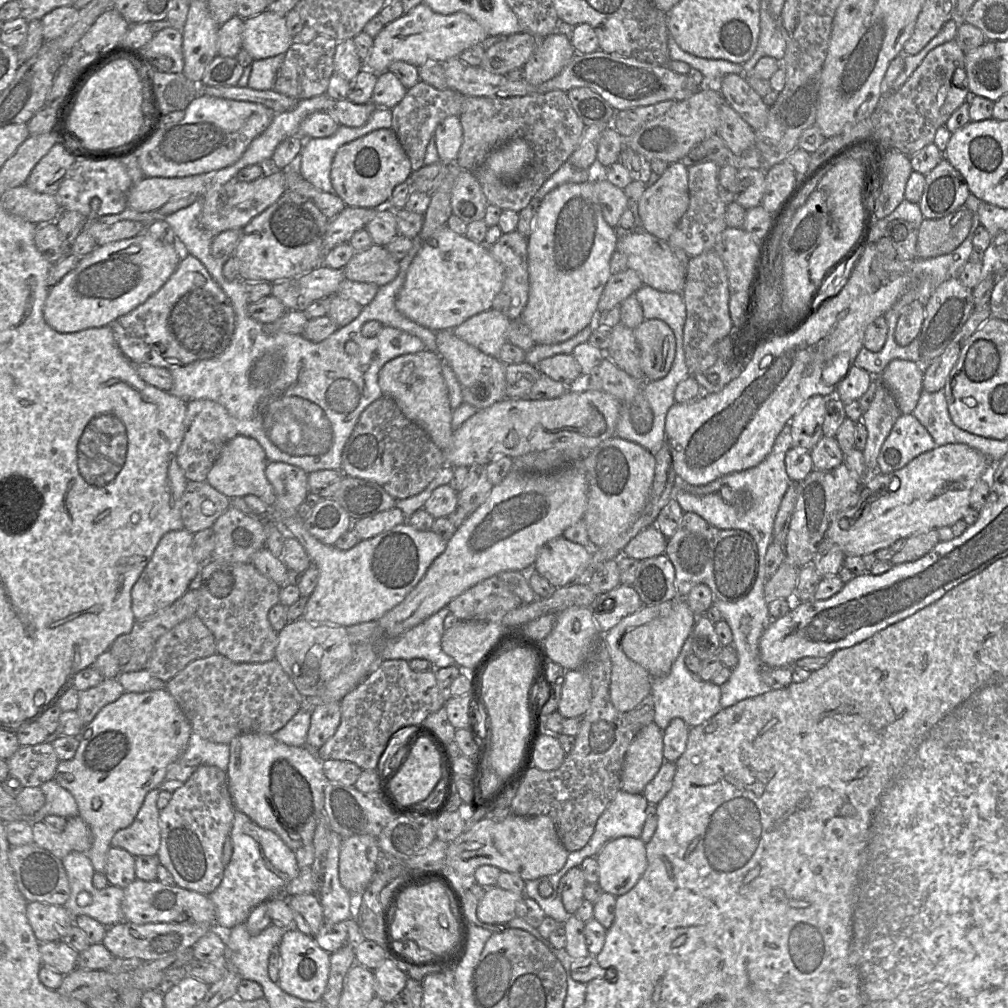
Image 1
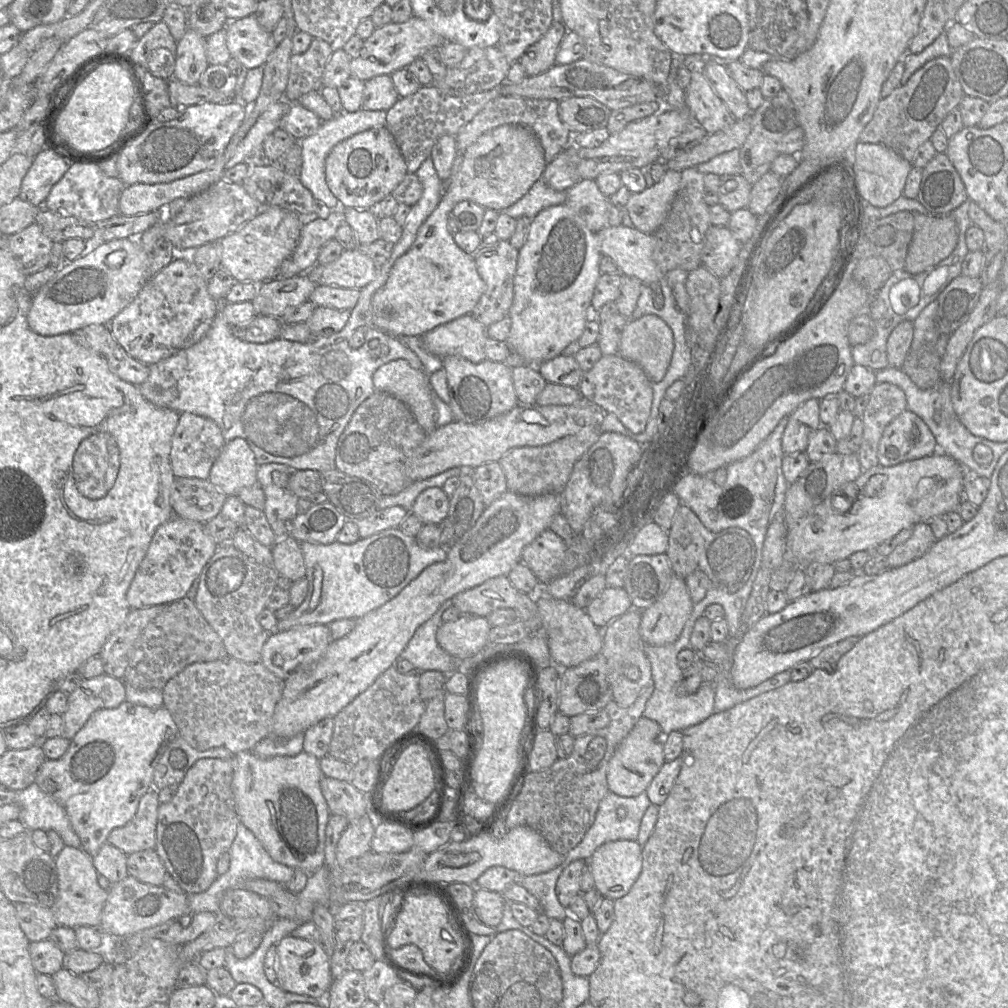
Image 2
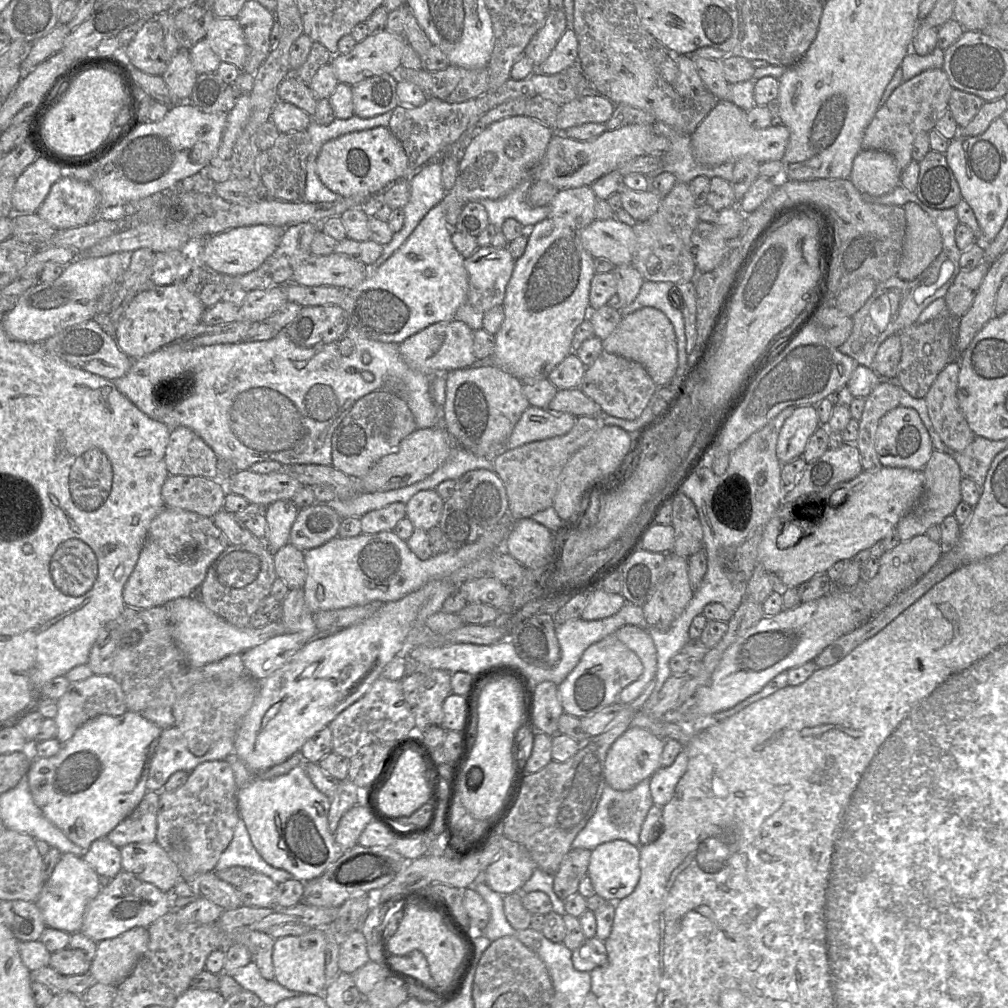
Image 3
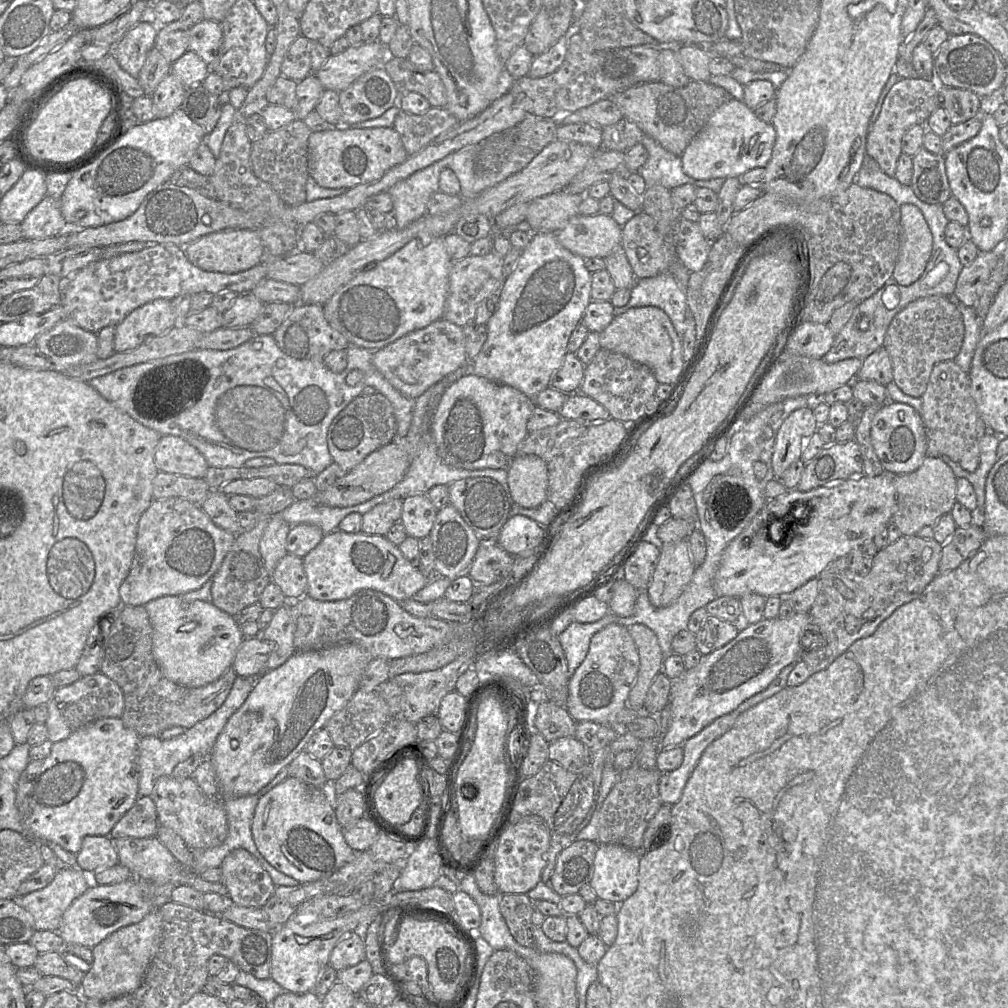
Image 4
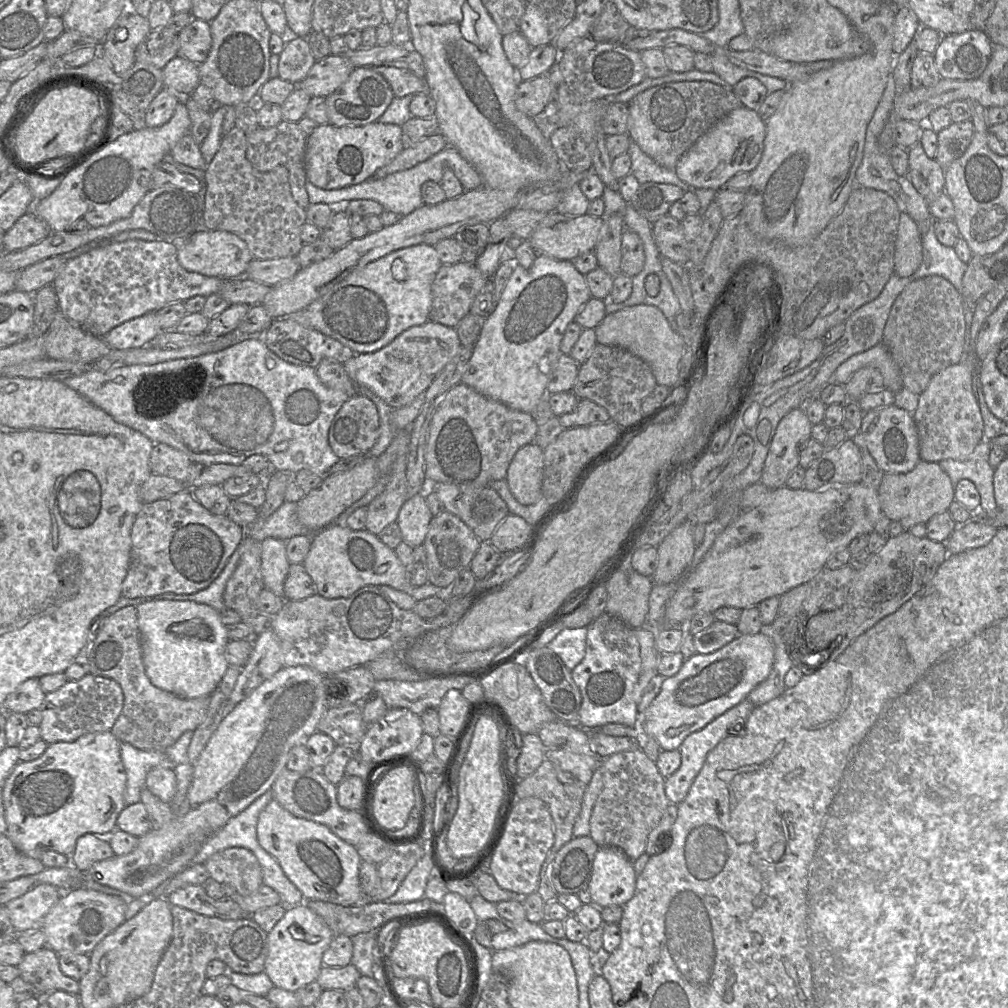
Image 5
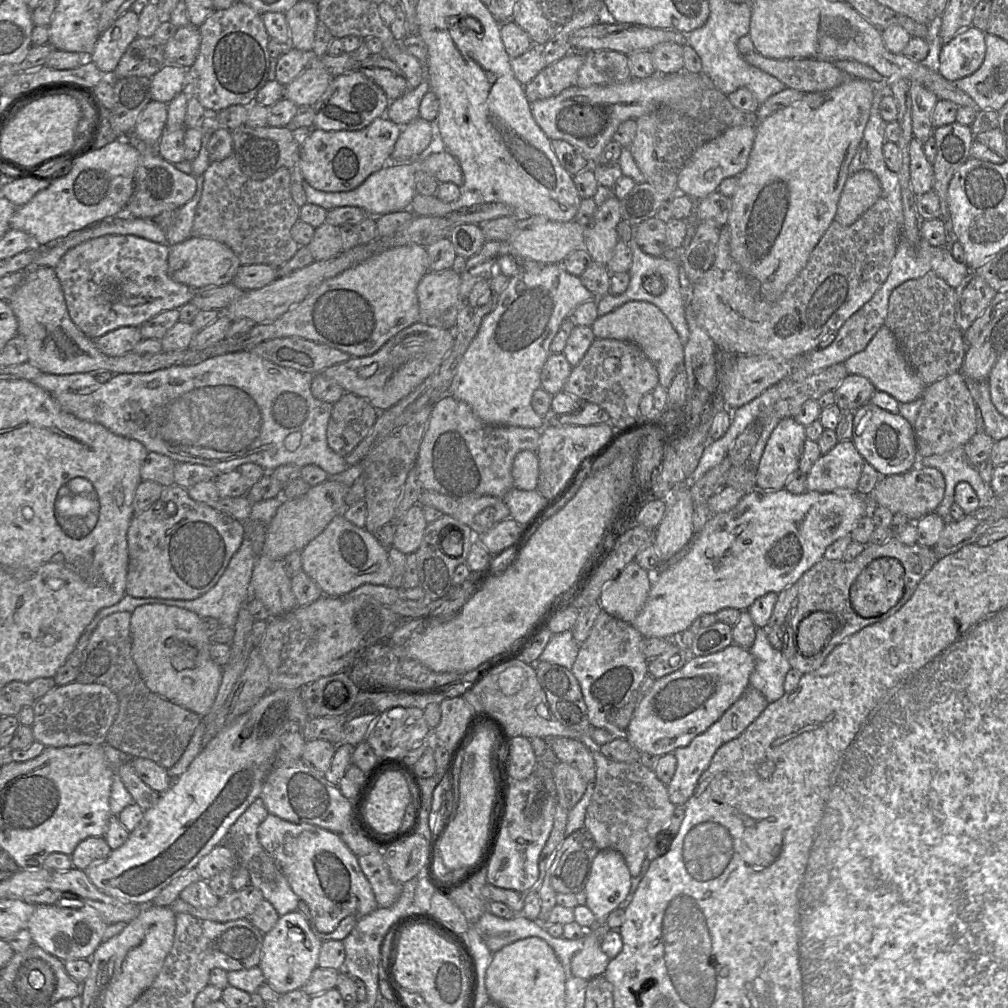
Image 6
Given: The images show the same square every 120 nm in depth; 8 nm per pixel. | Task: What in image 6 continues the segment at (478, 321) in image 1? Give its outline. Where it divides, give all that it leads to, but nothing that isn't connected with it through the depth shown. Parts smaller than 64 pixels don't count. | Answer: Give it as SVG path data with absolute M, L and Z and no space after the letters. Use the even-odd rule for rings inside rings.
M416 322L390 338L374 354L351 356L346 362L328 367L321 374L334 380L346 393L363 397L378 411L383 411L408 396L428 376L437 372L453 341L452 330Z

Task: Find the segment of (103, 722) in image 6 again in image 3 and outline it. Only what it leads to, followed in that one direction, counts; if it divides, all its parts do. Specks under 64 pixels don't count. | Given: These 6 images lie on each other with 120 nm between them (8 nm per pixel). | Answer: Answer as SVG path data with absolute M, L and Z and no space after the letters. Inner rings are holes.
M93 674L91 677L70 682L66 692L57 700L58 712L54 718L57 726L56 739L67 742L76 730L99 715L120 716L127 711L125 695L120 684L112 677Z

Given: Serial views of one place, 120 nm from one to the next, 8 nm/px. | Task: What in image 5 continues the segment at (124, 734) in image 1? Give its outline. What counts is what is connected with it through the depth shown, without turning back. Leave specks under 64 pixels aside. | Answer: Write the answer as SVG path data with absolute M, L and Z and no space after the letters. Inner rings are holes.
M111 731L89 733L74 742L49 744L37 759L19 762L3 787L2 800L7 823L6 835L23 854L40 859L48 850L68 855L76 849L77 839L87 833L111 834L119 814L127 806L124 799L127 775L121 758L121 743Z

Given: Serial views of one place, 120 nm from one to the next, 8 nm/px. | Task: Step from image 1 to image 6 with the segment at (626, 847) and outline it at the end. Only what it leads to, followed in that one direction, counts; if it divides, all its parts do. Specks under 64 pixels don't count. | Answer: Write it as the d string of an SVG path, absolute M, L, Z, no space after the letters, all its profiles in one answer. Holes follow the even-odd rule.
M599 850L593 860L591 872L585 885L586 906L593 912L596 924L606 924L607 916L619 908L627 897L631 887L632 876L623 856L615 850Z

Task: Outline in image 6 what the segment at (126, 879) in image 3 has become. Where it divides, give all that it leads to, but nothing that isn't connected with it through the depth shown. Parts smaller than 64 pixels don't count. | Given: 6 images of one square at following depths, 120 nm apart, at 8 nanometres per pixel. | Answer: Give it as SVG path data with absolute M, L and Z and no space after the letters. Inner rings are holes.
M37 905L27 929L35 945L62 961L69 961L89 958L102 943L108 925L94 908L87 905L79 909L61 905Z

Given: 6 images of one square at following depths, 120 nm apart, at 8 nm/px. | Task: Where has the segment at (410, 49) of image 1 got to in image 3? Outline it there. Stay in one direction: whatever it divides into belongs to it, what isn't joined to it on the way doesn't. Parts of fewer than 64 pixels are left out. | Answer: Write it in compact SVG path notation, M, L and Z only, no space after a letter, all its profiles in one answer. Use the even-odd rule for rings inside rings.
M386 30L367 36L347 54L336 54L330 65L339 83L356 85L359 82L382 74L395 74L401 66L401 57L407 42L403 34L392 34Z

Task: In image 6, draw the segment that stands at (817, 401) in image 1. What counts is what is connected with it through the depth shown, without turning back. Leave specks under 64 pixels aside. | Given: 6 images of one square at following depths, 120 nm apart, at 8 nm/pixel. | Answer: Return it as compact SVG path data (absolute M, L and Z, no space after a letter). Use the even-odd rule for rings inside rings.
M793 417L781 420L772 431L756 471L756 488L785 488L789 478L799 470L806 441L805 426Z

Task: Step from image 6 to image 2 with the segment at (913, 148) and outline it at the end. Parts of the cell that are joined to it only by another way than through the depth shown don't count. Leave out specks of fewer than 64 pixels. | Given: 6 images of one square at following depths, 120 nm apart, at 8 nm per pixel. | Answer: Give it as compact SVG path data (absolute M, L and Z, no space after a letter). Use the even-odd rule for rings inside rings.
M936 153L922 169L918 200L935 216L949 215L969 200L966 187L946 153Z

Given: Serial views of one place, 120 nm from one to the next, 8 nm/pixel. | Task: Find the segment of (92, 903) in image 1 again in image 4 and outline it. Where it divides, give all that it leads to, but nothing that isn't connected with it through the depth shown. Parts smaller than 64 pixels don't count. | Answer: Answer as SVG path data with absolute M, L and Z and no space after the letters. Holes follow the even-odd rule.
M59 865L57 873L47 886L16 900L33 916L36 930L57 932L63 913L90 885L89 875L78 867Z

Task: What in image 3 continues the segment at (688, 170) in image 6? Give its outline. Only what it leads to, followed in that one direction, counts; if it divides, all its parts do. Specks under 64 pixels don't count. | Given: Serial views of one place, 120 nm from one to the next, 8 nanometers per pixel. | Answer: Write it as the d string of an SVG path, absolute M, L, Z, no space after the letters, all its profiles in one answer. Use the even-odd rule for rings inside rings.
M719 100L691 135L691 148L697 163L713 167L750 156L758 163L781 160L785 154L790 132L782 123L765 129L755 129L747 121L746 112L730 100Z

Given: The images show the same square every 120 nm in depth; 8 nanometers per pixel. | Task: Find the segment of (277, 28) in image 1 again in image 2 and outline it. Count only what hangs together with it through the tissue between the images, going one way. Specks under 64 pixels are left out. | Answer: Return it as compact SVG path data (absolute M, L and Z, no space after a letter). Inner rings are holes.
M254 15L228 21L225 28L231 57L247 70L264 67L277 46L272 33L262 28Z

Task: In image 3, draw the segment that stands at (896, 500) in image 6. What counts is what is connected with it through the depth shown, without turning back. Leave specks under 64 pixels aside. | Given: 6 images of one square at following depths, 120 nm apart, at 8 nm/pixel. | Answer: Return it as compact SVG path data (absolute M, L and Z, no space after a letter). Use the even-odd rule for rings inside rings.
M934 449L923 472L925 477L924 492L913 509L902 517L896 526L901 542L925 534L932 525L940 525L947 516L954 514L958 504L962 501L961 481L963 473L952 456Z

